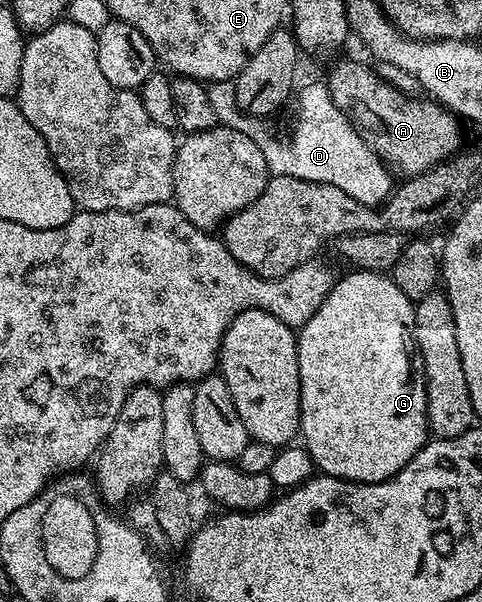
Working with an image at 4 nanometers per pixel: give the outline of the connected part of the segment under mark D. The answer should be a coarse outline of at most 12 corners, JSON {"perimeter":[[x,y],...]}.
{"perimeter":[[325,81],[297,91],[290,135],[207,89],[217,125],[246,134],[272,176],[336,186],[372,207],[387,165]]}

